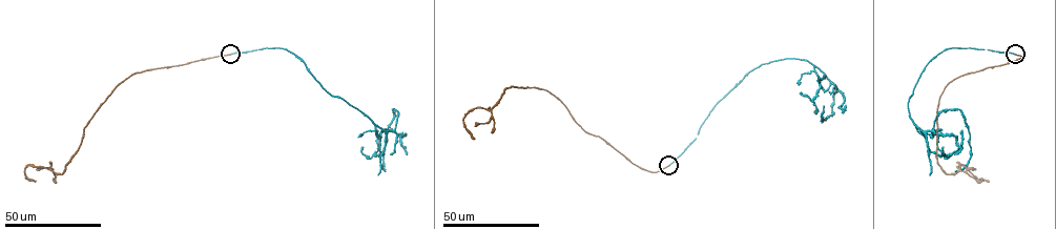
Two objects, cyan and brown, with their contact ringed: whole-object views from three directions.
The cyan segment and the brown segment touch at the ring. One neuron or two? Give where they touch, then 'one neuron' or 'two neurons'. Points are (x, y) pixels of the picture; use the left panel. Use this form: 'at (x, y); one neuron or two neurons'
at (230, 54); one neuron

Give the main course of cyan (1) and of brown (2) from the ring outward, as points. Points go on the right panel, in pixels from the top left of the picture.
1: (1015, 54), (949, 48), (913, 88), (909, 117), (923, 131), (939, 111), (963, 112), (970, 158), (954, 171)
2: (1015, 54), (1022, 57), (954, 79), (937, 109), (937, 163), (949, 173), (963, 165), (989, 181)

